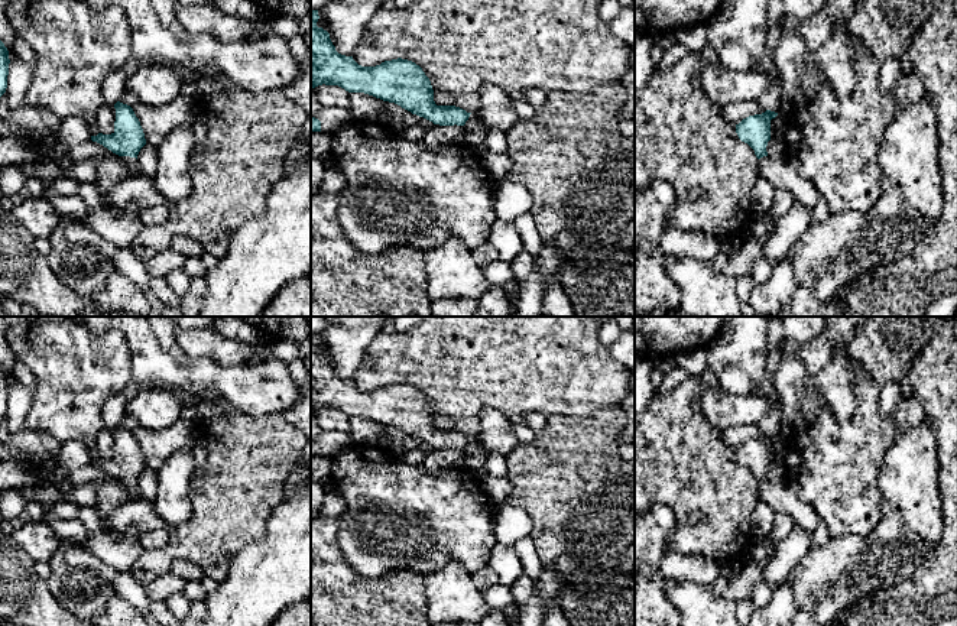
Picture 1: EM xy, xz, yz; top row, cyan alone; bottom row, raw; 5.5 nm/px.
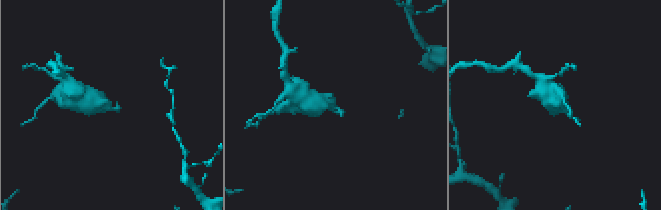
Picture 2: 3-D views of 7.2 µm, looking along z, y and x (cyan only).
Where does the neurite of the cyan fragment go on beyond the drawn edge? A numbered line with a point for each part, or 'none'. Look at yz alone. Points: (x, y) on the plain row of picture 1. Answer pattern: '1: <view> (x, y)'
1: yz (778, 495)

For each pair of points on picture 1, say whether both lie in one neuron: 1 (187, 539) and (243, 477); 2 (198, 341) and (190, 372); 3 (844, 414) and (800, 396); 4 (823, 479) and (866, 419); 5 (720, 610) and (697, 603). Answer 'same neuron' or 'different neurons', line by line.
1: same neuron
2: different neurons
3: same neuron
4: same neuron
5: same neuron

